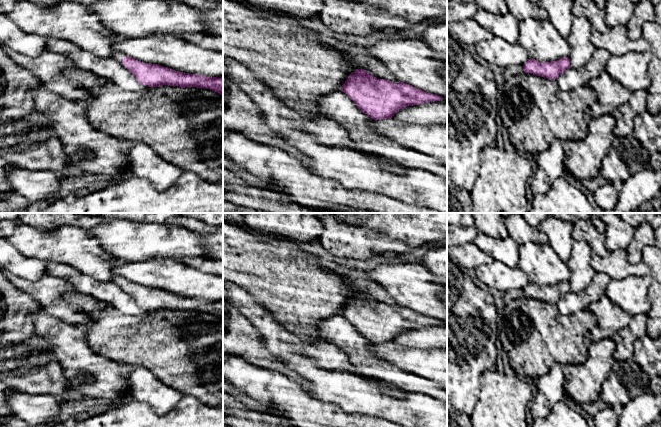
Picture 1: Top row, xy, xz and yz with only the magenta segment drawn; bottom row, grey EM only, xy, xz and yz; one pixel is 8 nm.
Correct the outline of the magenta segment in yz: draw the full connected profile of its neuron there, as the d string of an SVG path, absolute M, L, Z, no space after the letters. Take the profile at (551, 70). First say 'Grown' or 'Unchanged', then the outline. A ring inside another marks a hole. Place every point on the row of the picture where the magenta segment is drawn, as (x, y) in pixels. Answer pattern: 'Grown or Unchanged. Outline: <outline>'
Unchanged. Outline: M564 57L553 62L539 62L530 58L523 68L525 73L556 80L561 73L570 68L570 60L568 57Z

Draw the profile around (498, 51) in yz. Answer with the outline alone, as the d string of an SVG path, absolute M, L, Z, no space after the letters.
M499 37L479 41L475 51L489 64L496 64L502 69L514 65L523 66L530 59L528 52L518 43L511 44Z

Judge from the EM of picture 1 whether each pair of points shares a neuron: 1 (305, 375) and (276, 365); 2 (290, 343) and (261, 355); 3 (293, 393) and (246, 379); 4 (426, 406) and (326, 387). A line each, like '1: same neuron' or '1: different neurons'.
1: different neurons
2: different neurons
3: same neuron
4: same neuron

